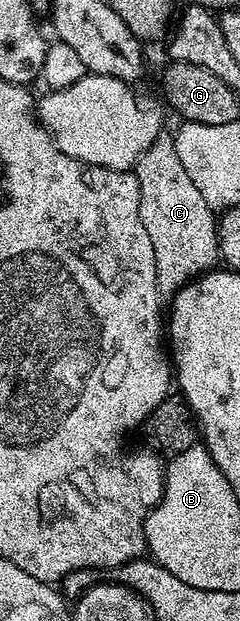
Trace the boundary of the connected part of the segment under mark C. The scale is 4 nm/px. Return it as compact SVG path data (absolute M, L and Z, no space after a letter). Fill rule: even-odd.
M169 129L160 130L154 144L147 149L134 167L134 173L139 180L139 215L154 249L155 278L161 297L175 297L177 291L192 281L213 269L219 261L219 227L215 211L206 204L202 192L195 187L194 182L186 173L182 160L178 157L175 135Z

